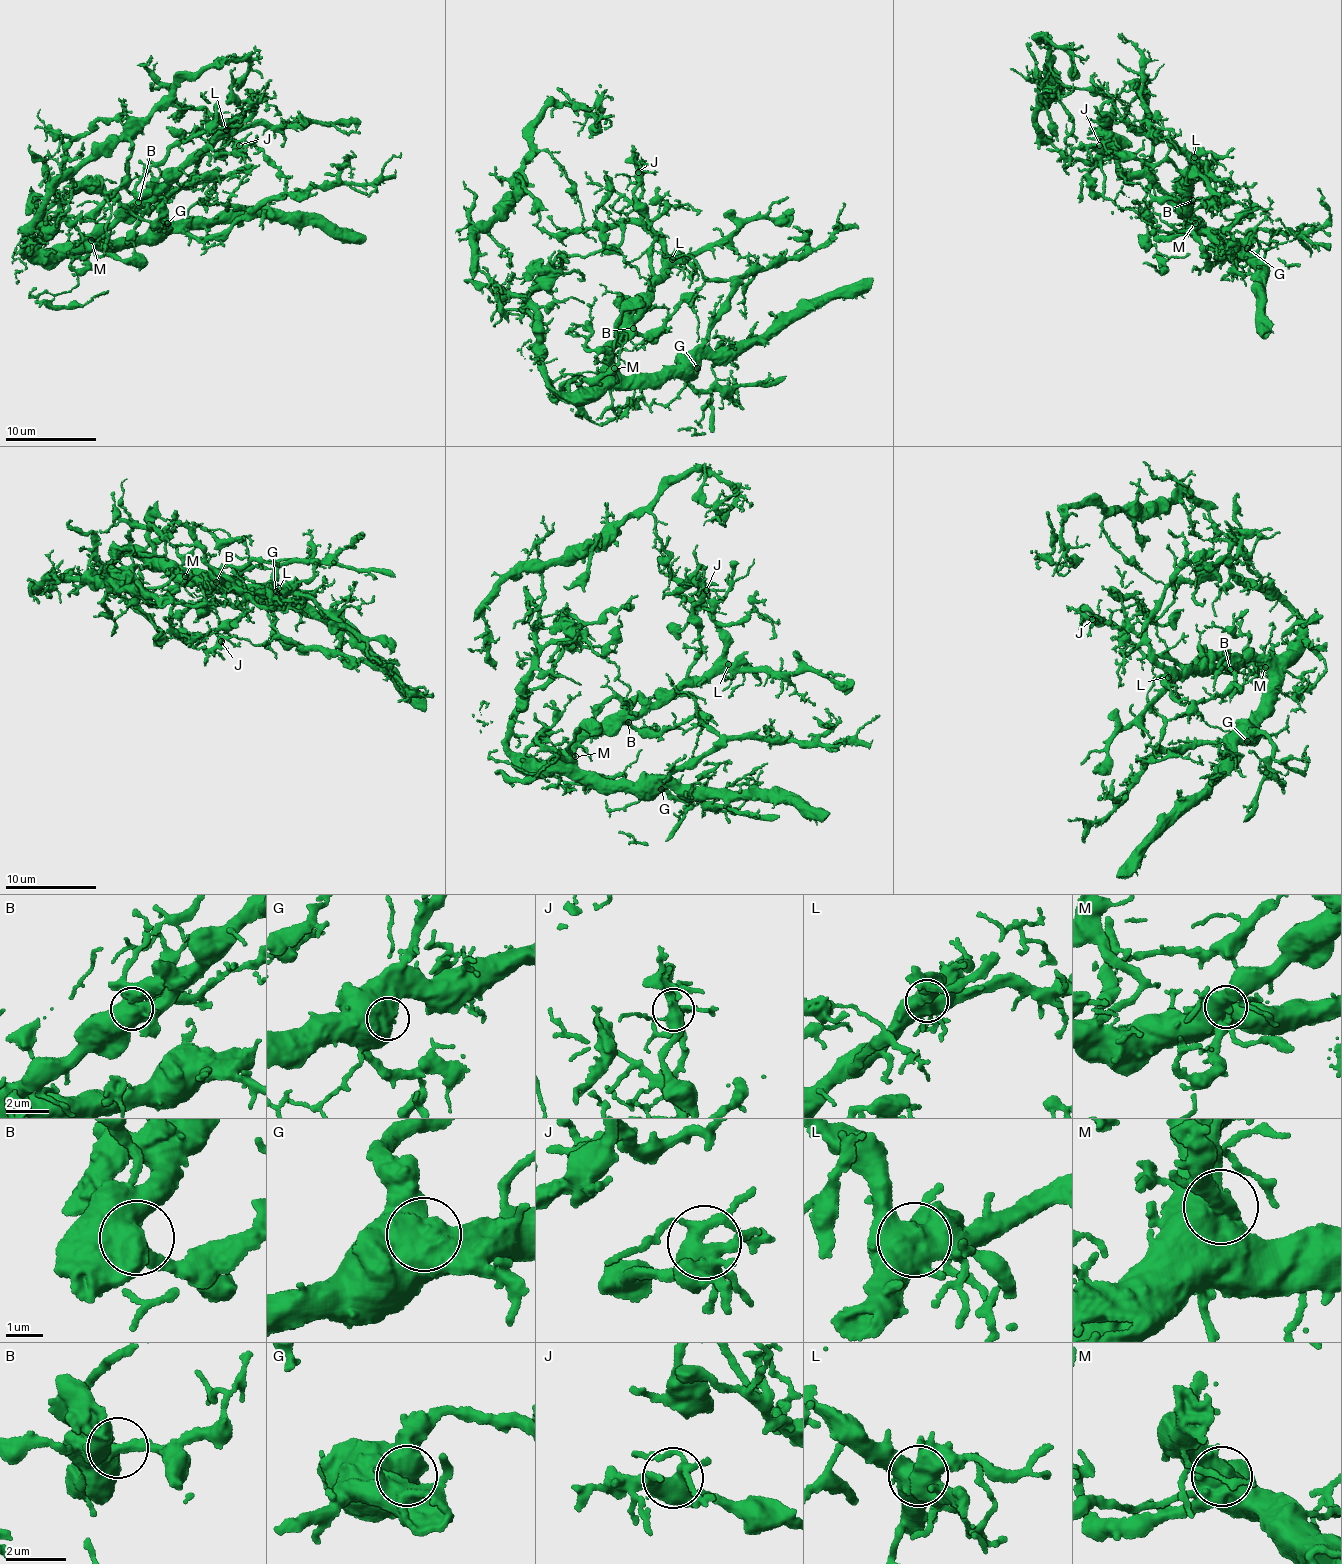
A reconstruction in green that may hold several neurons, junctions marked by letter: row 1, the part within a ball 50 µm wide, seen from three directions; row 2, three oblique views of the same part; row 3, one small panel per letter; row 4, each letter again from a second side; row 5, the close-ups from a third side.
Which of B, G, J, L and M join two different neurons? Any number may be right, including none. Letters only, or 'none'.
none

